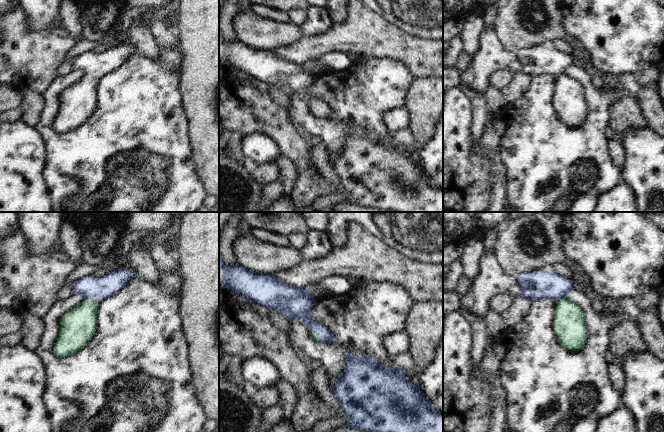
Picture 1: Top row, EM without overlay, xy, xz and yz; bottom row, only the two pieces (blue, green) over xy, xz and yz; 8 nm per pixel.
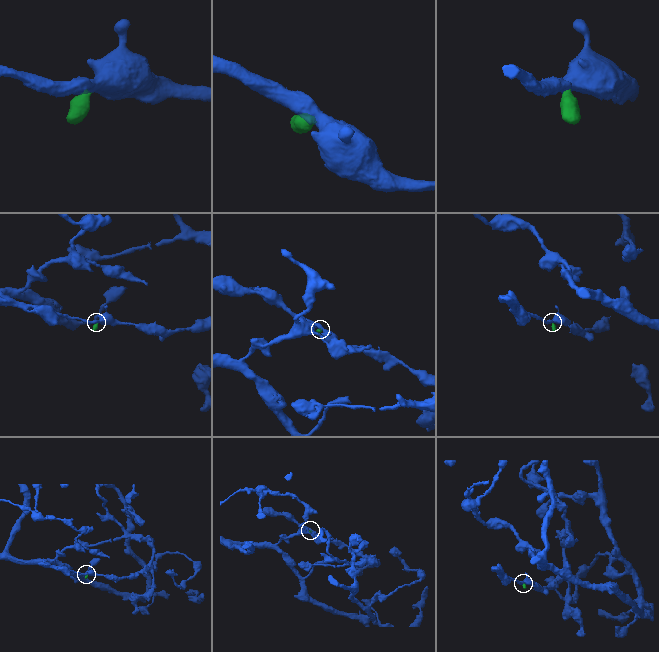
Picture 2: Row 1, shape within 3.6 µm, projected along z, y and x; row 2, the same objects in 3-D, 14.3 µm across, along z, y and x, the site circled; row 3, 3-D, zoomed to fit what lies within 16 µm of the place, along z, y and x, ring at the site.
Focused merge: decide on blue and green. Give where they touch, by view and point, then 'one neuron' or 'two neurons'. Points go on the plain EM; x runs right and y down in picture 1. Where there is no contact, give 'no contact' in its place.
contact xz (317, 111); one neuron

